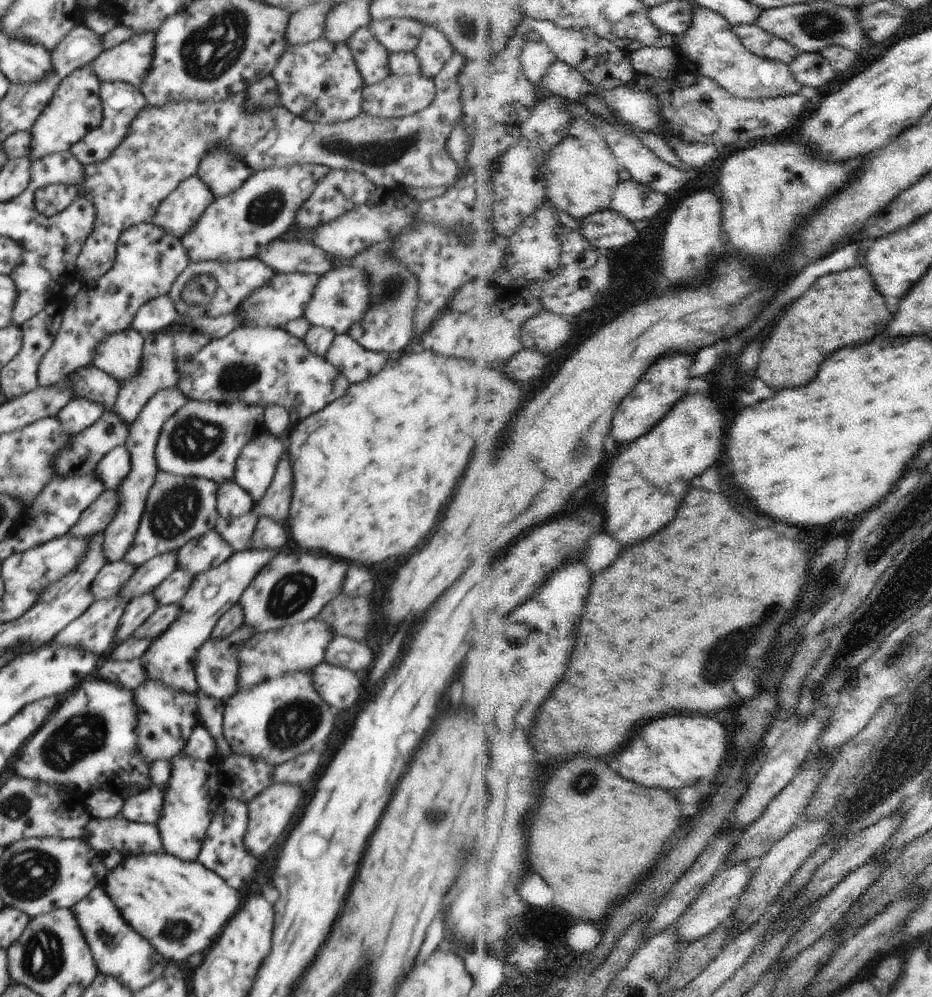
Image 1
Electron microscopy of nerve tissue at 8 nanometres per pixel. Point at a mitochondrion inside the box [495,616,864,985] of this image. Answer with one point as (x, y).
(585, 782)

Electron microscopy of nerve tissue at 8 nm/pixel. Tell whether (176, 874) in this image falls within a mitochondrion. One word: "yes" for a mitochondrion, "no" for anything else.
no

